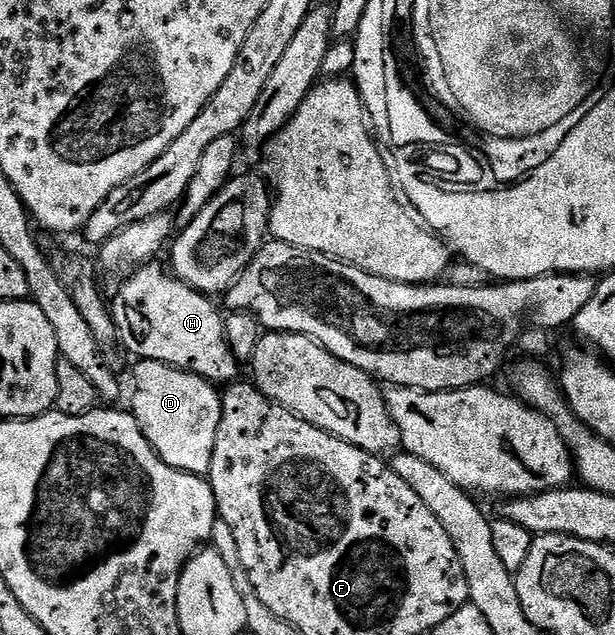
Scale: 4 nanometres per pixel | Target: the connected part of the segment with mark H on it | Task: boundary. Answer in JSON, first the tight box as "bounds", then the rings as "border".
{"bounds":[112,262,240,382],"border":[[[146,262],[135,267],[134,272],[118,288],[118,293],[112,298],[112,311],[114,325],[118,331],[121,347],[126,348],[138,360],[155,360],[170,364],[174,368],[183,368],[197,376],[203,376],[211,382],[230,382],[240,368],[240,362],[230,353],[226,342],[224,326],[222,325],[223,313],[218,313],[218,308],[213,304],[211,297],[205,292],[198,292],[188,286],[177,276],[171,274],[165,267],[161,268],[158,262]]]}

